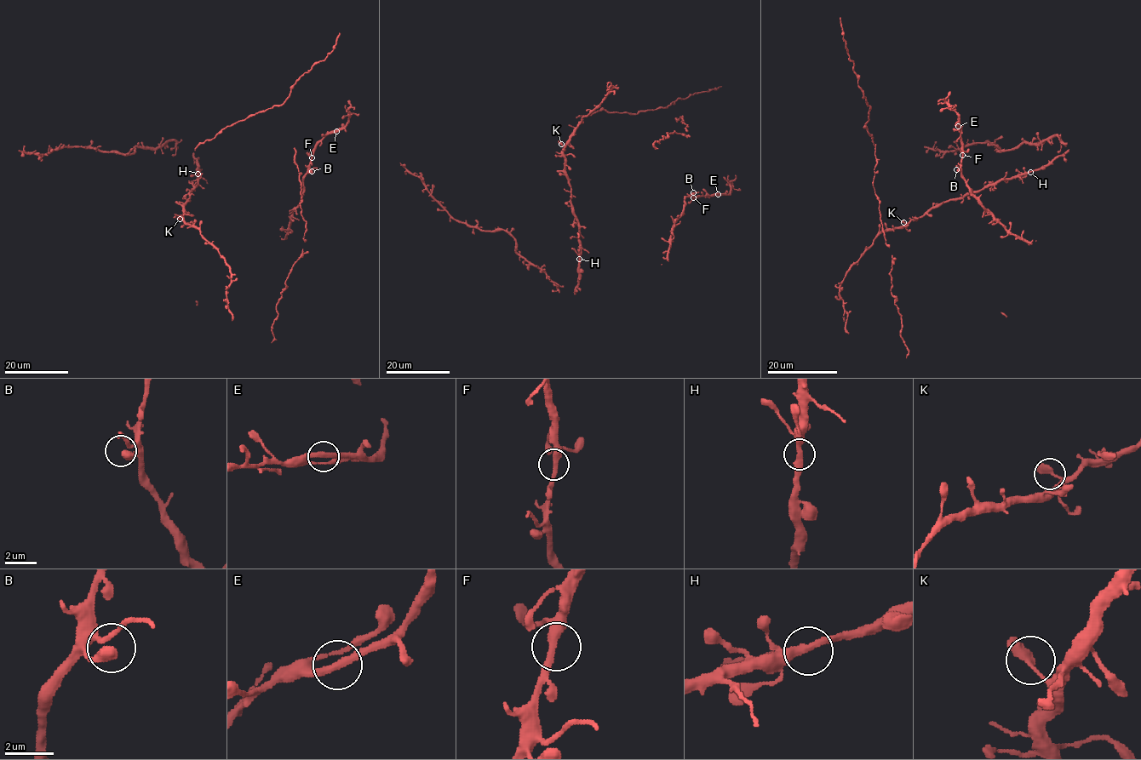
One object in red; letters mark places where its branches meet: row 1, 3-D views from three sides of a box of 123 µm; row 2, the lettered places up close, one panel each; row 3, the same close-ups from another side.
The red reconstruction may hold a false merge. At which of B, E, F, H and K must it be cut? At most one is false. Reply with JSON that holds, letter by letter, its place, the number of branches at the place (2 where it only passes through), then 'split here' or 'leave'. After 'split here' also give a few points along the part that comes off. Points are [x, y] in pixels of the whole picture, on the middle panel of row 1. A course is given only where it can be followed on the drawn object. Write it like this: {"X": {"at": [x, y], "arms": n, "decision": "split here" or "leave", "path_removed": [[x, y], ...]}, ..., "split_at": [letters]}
{"B": {"at": [693, 192], "arms": 2, "decision": "leave"}, "E": {"at": [718, 194], "arms": 2, "decision": "leave"}, "F": {"at": [693, 197], "arms": 2, "decision": "leave"}, "H": {"at": [579, 259], "arms": 2, "decision": "leave"}, "K": {"at": [561, 144], "arms": 2, "decision": "leave"}, "split_at": []}

